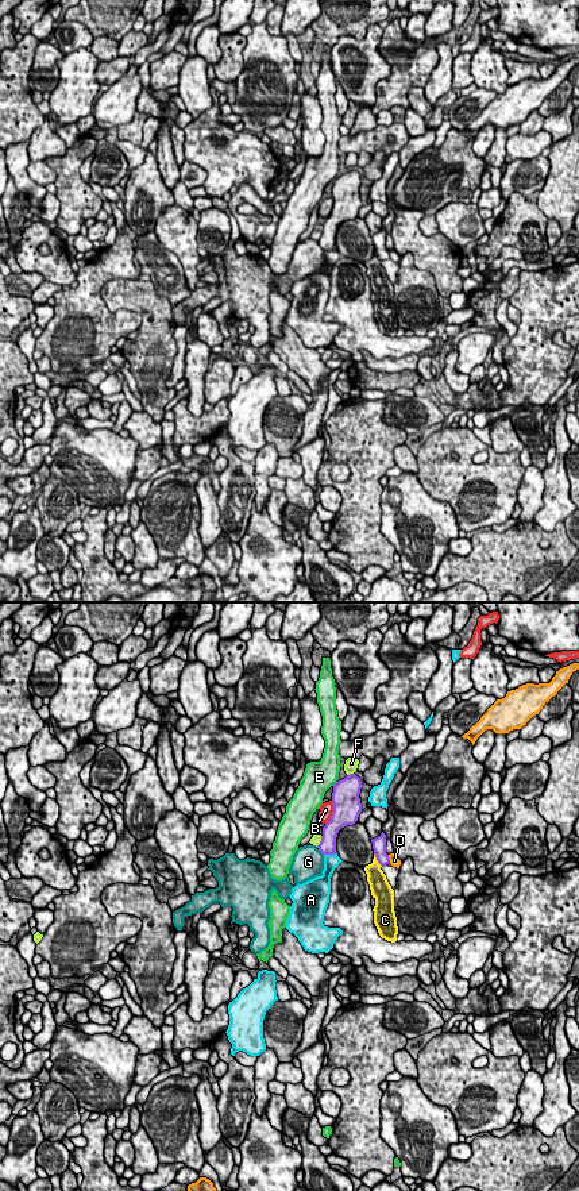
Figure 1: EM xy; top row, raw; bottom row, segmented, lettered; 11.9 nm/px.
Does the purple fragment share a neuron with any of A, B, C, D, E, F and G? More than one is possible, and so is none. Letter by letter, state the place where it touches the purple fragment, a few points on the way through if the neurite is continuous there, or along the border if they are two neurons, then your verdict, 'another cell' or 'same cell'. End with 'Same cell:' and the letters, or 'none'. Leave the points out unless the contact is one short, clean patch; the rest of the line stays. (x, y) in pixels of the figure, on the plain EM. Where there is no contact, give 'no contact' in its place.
A: xy (329, 249) | another cell
B: xy (332, 208) | along xy (332, 196), (332, 209), (325, 219) | another cell
C: xy (377, 254) | another cell
D: xy (389, 254) | another cell
E: xy (335, 178) | along xy (336, 176), (332, 180) | another cell
F: xy (350, 169) | another cell
G: xy (320, 246) | along xy (317, 245), (323, 250) | another cell
Same cell: none

